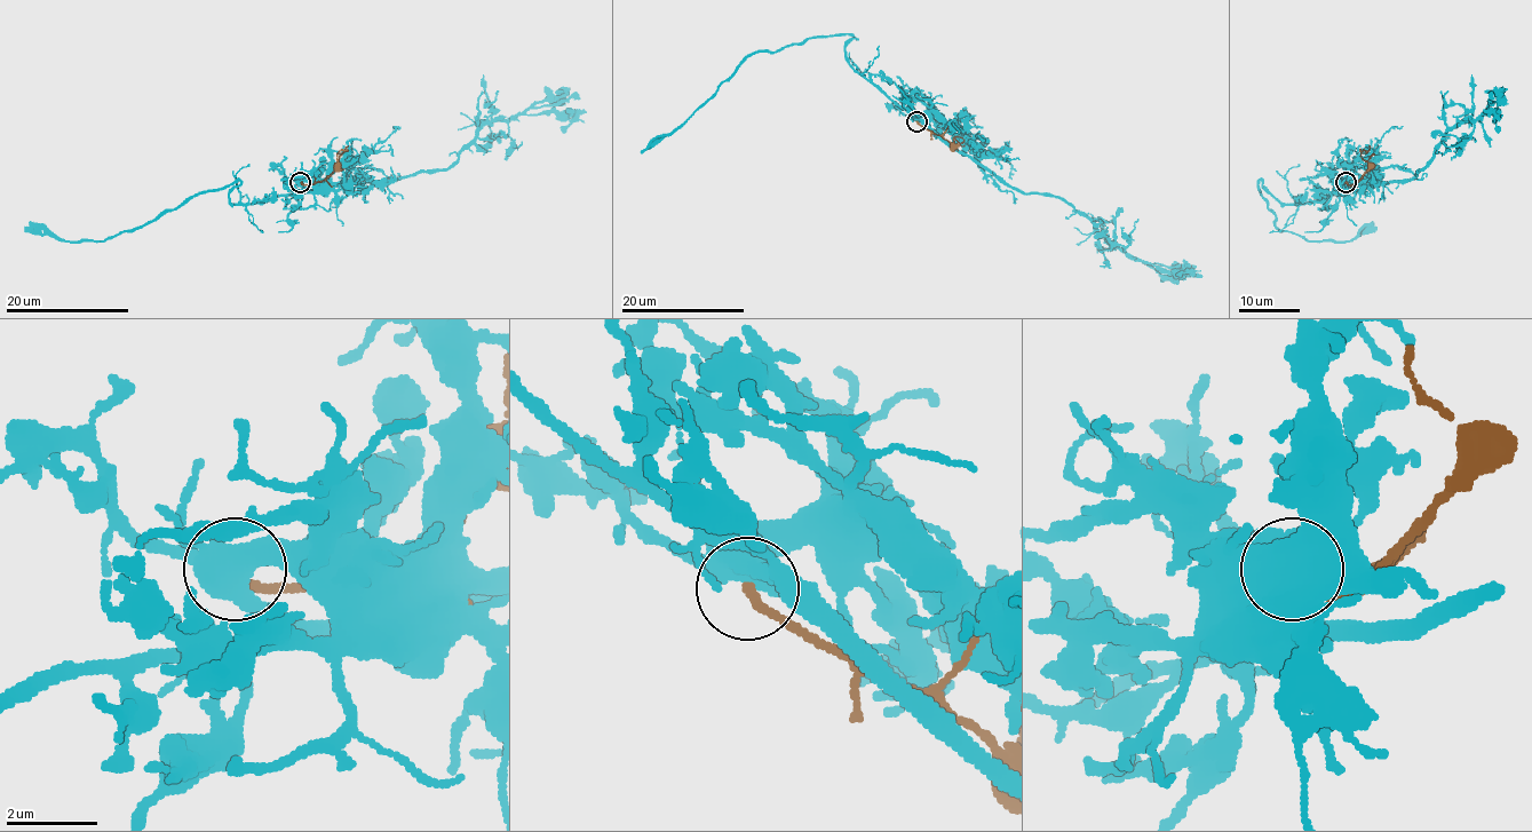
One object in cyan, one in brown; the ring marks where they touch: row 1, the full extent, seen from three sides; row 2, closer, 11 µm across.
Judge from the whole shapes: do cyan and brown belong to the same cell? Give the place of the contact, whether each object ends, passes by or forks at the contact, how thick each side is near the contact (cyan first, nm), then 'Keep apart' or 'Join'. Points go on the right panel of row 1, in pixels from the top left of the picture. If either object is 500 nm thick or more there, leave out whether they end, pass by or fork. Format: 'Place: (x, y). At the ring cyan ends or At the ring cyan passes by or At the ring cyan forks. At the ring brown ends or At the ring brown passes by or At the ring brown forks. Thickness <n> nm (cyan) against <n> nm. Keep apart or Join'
Place: (1346, 182). At the ring cyan forks. At the ring brown ends. Thickness 440 nm (cyan) against 200 nm. Keep apart

